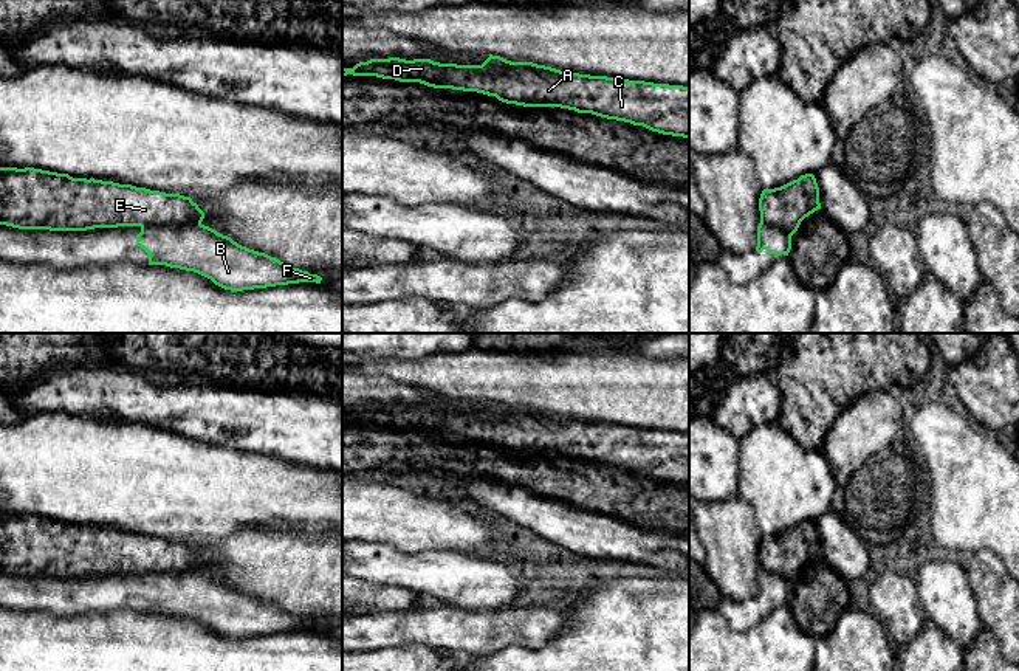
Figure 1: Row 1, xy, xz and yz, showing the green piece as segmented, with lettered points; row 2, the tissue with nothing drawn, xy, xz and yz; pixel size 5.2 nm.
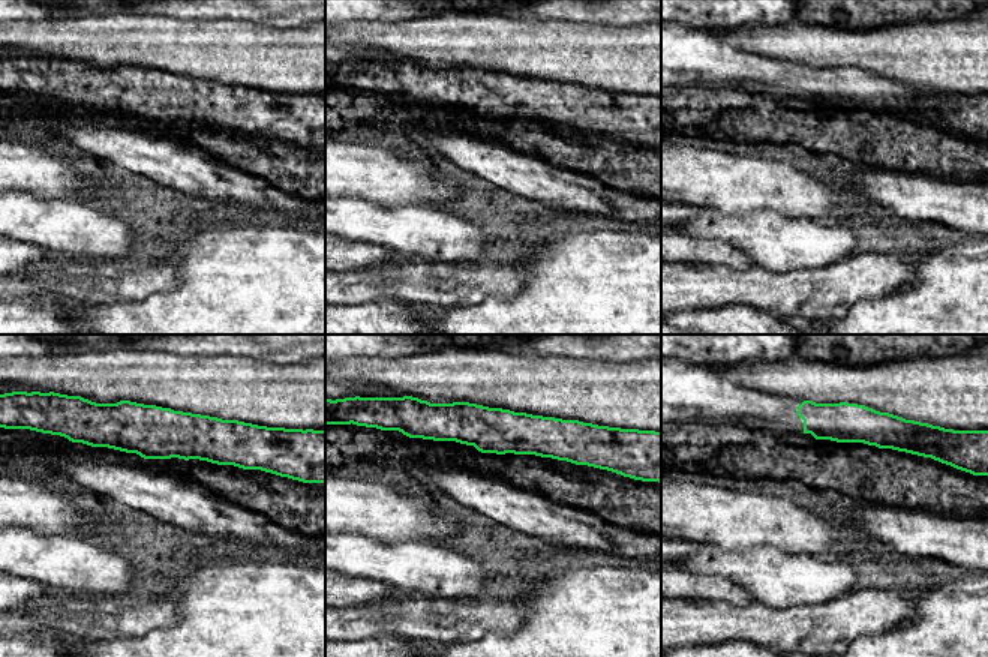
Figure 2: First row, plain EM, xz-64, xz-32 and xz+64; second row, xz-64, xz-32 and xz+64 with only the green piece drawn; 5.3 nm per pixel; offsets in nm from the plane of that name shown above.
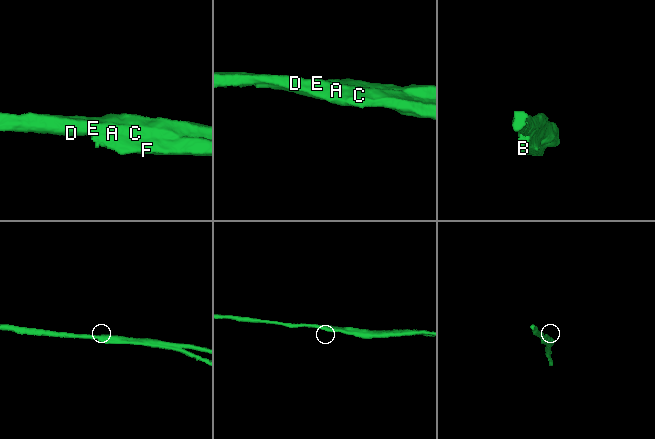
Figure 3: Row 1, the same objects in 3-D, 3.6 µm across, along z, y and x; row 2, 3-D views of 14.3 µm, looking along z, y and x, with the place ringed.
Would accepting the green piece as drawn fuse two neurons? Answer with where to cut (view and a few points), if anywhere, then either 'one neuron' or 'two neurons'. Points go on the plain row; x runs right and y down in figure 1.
cut in xz along (483, 409), (496, 416), (533, 414), (559, 419); two neurons

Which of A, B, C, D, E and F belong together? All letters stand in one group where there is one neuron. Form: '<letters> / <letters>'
A C D E / B F

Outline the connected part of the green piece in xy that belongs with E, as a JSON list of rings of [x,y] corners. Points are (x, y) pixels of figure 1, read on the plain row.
[[[0,514],[0,572],[19,576],[87,578],[94,575],[146,572],[186,573],[190,570],[201,570],[203,566],[204,559],[198,555],[198,552],[194,550],[190,544],[180,541],[166,541],[94,525],[73,525],[68,521],[57,521],[34,514]]]

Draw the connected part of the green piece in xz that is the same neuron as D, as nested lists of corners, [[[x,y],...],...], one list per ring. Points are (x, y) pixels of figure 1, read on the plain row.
[[[400,404],[359,409],[353,415],[342,415],[342,423],[347,422],[477,439],[523,454],[561,454],[689,485],[689,434],[683,432],[539,418],[533,414],[496,417],[485,411],[457,412]]]

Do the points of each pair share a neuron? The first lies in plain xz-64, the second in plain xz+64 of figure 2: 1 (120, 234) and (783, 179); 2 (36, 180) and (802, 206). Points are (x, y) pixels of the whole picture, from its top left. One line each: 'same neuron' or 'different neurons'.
1: different neurons
2: same neuron

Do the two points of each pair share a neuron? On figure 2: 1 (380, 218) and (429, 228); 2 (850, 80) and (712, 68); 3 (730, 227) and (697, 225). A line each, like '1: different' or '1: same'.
1: same
2: same
3: same

